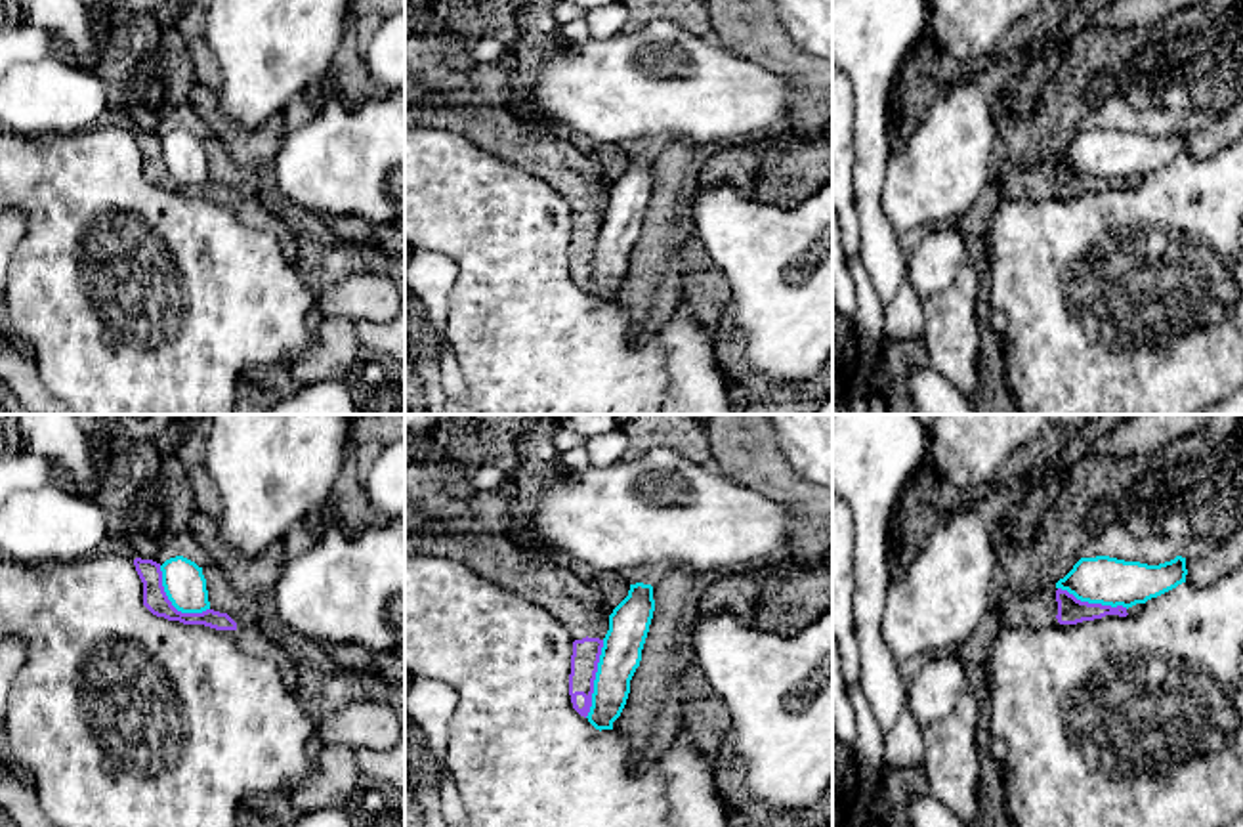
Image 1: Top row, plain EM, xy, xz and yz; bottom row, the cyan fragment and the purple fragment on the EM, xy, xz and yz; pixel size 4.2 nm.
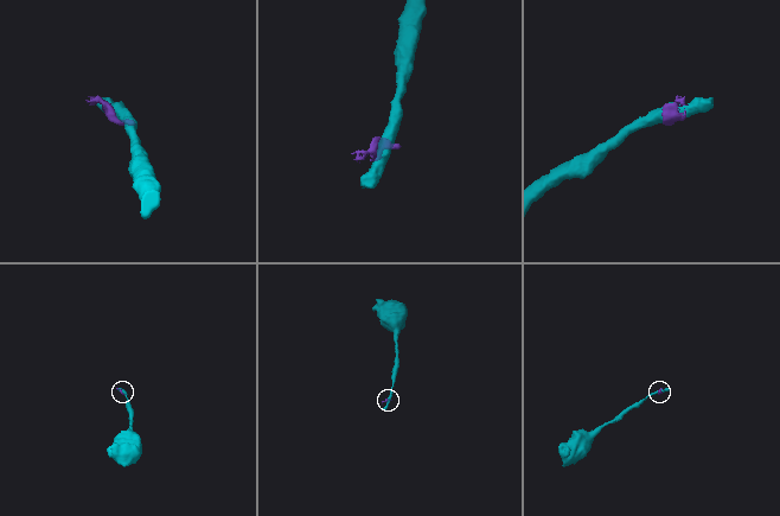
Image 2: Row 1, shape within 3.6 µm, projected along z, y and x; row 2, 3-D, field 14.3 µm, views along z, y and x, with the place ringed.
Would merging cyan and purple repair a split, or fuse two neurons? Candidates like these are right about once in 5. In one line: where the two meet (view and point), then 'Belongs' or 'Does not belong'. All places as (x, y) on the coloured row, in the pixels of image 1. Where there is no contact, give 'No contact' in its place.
Touches cyan at xz (596, 678). Does not belong

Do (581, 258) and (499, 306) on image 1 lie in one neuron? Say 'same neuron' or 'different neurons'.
different neurons

